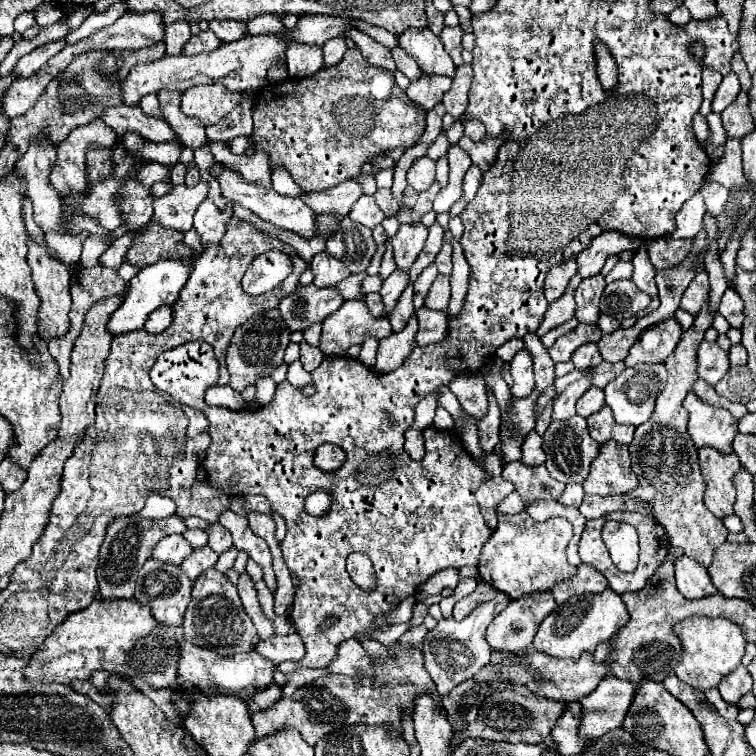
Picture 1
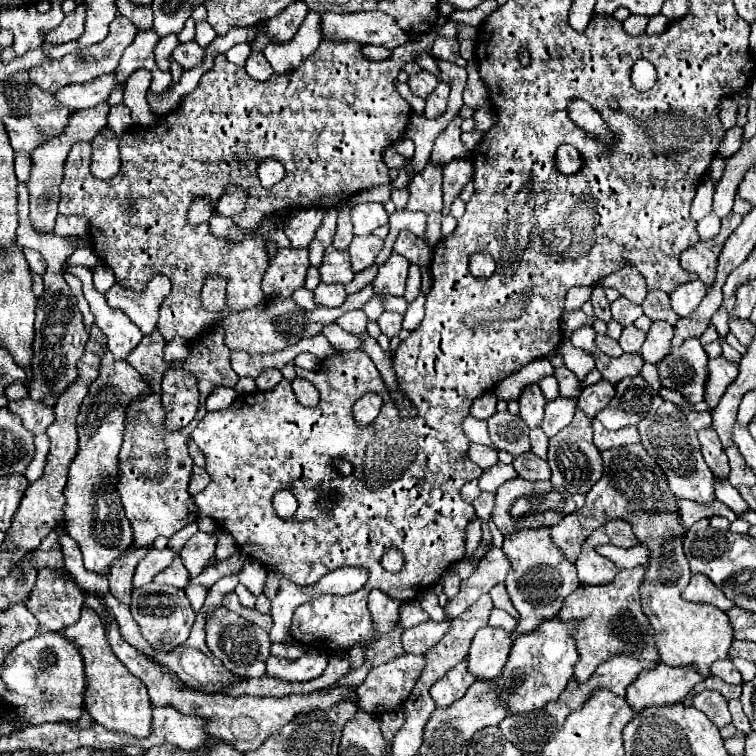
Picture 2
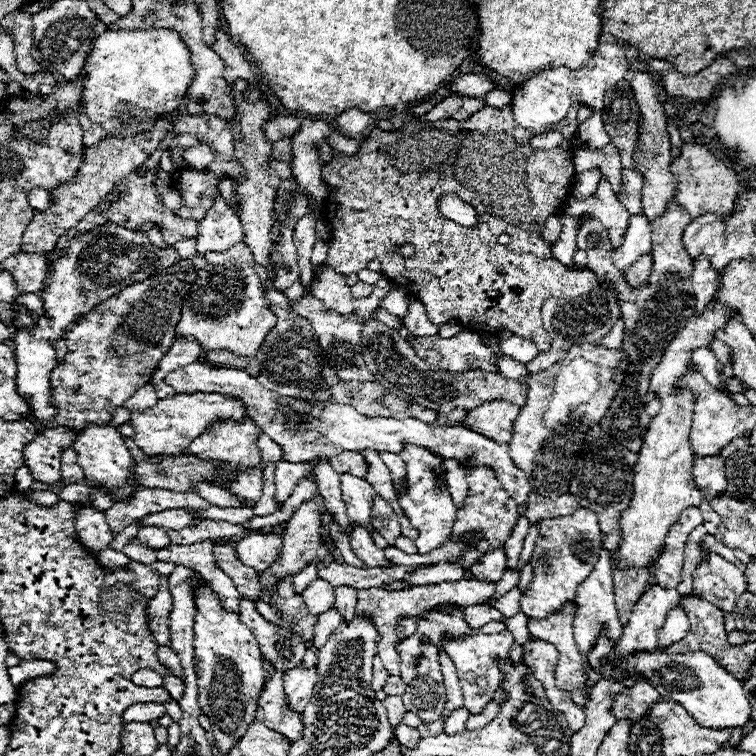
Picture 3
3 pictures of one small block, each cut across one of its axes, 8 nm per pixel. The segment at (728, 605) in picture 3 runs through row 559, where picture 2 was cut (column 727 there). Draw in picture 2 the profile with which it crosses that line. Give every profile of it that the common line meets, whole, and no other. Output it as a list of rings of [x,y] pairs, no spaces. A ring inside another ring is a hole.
[[[702,690],[696,698],[694,698],[694,708],[700,712],[706,712],[706,716],[718,726],[726,726],[730,722],[730,712],[728,710],[728,702],[720,696],[718,691]]]

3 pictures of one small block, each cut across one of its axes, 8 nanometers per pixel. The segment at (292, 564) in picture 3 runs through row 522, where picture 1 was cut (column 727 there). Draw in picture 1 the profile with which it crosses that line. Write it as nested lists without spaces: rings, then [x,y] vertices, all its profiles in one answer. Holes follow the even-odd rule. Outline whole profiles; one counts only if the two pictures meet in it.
[[[728,288],[720,300],[720,306],[718,306],[718,312],[728,320],[728,324],[732,328],[740,328],[742,326],[742,320],[744,320],[744,304],[742,304],[742,298],[738,296],[736,290]]]

